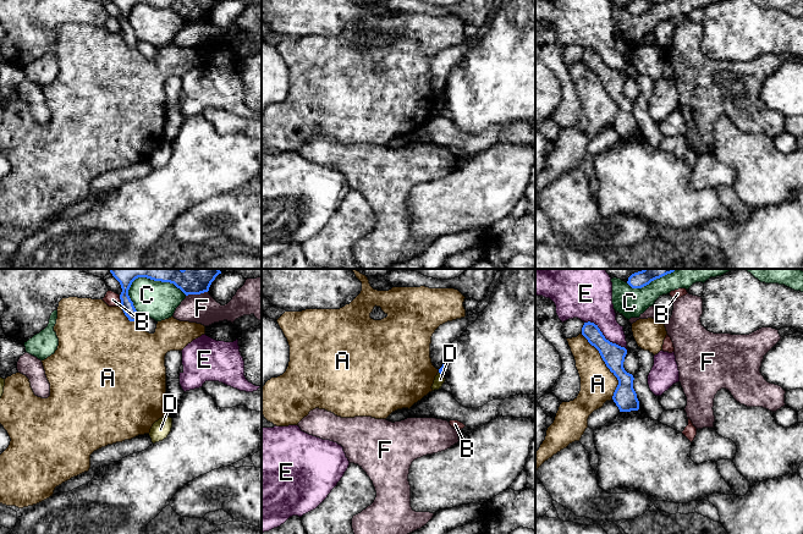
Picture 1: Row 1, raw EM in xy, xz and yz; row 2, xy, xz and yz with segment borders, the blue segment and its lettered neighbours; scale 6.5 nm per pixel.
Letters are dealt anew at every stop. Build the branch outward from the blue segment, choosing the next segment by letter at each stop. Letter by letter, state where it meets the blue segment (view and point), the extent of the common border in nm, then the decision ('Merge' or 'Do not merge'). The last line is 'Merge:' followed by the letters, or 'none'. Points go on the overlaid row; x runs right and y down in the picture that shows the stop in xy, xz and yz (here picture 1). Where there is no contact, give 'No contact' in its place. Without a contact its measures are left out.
A: Touches blue at yz (606, 365). Shared border 480 nm. Do not merge
B: Touches blue at xy (120, 298). Shared border 70 nm. Do not merge
C: Touches blue at xy (155, 280). Shared border 400 nm. Do not merge
D: Touches blue at xz (441, 373). Shared border 40 nm. Do not merge
E: Touches blue at yz (604, 337). Shared border 340 nm. Do not merge
F: Touches blue at xy (196, 293). Shared border 150 nm. Do not merge
Merge: none

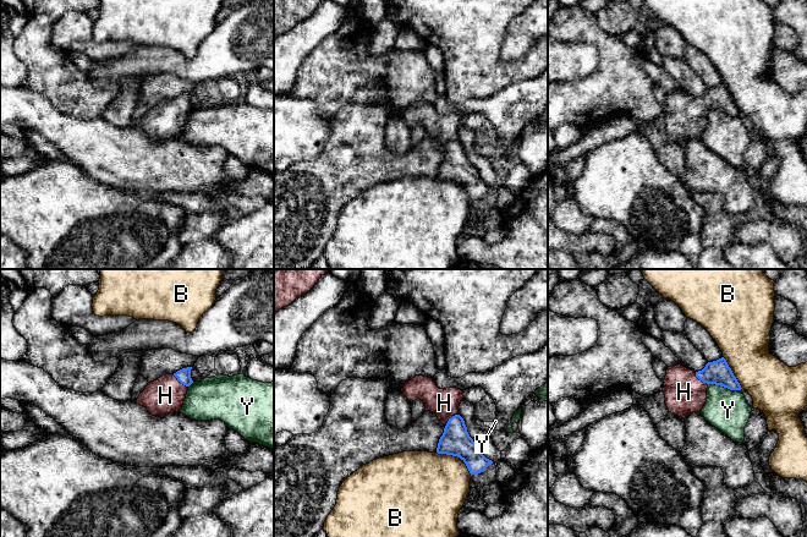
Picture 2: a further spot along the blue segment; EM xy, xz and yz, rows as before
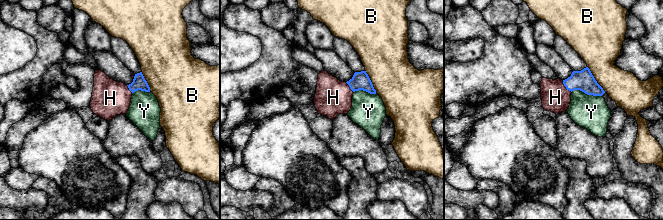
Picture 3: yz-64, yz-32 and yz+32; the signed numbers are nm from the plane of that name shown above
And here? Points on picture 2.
B: Touches blue at xz (456, 455). Shared border 280 nm. Do not merge
H: Touches blue at xz (450, 418). Shared border 120 nm. Merge
Y: Touches blue at yz (724, 387). Shared border 220 nm. Do not merge
Merge: H

